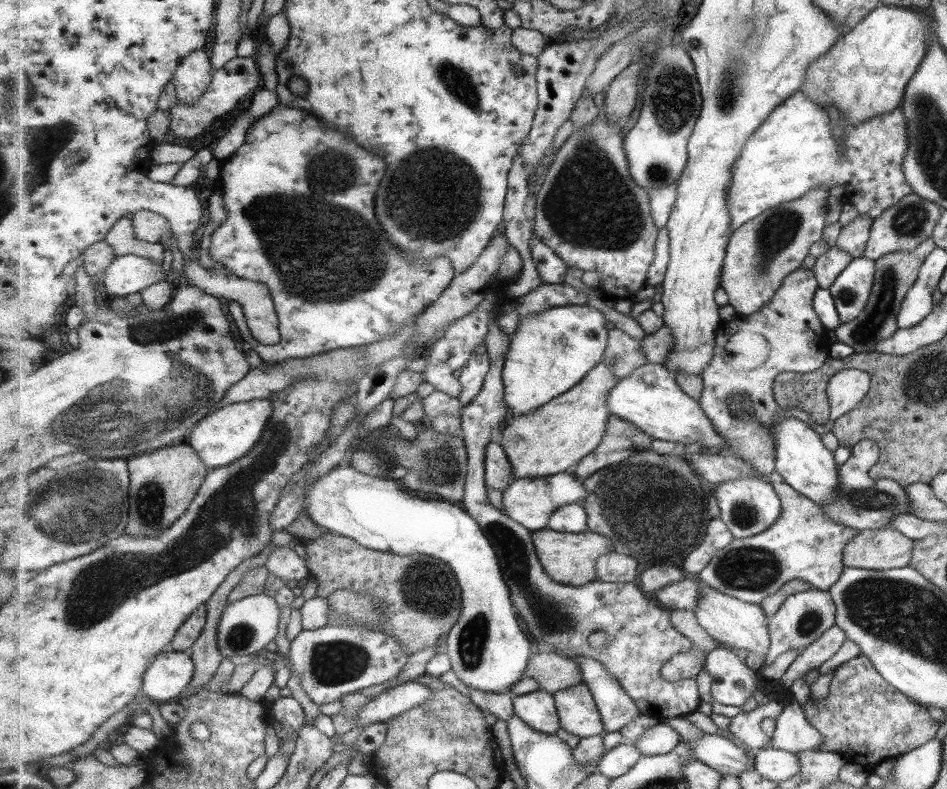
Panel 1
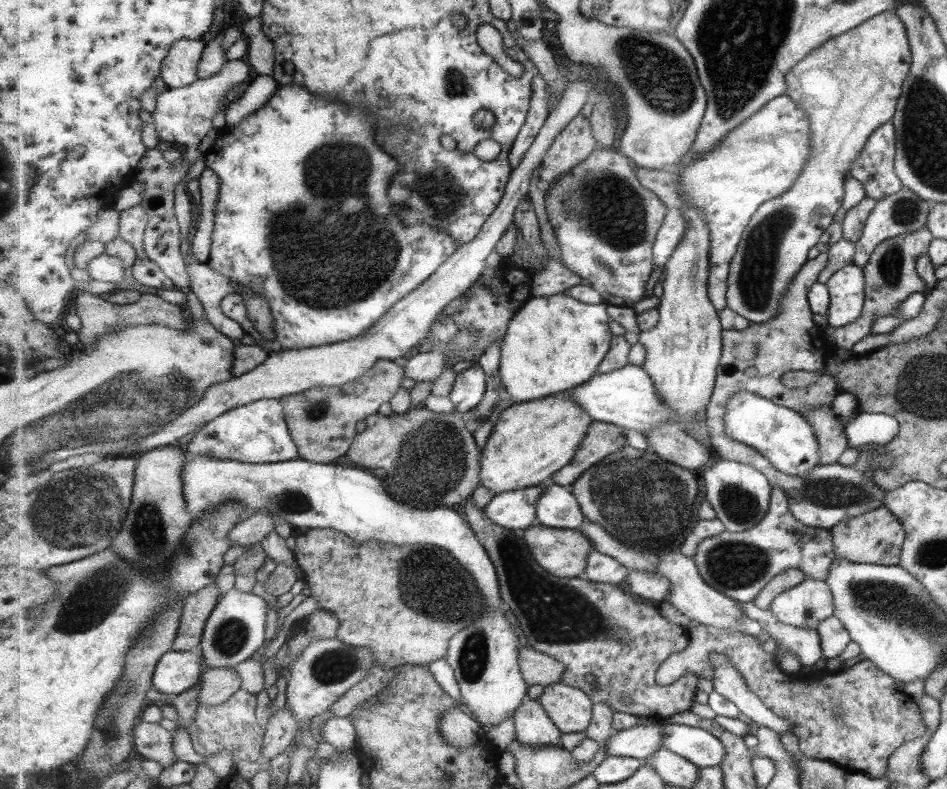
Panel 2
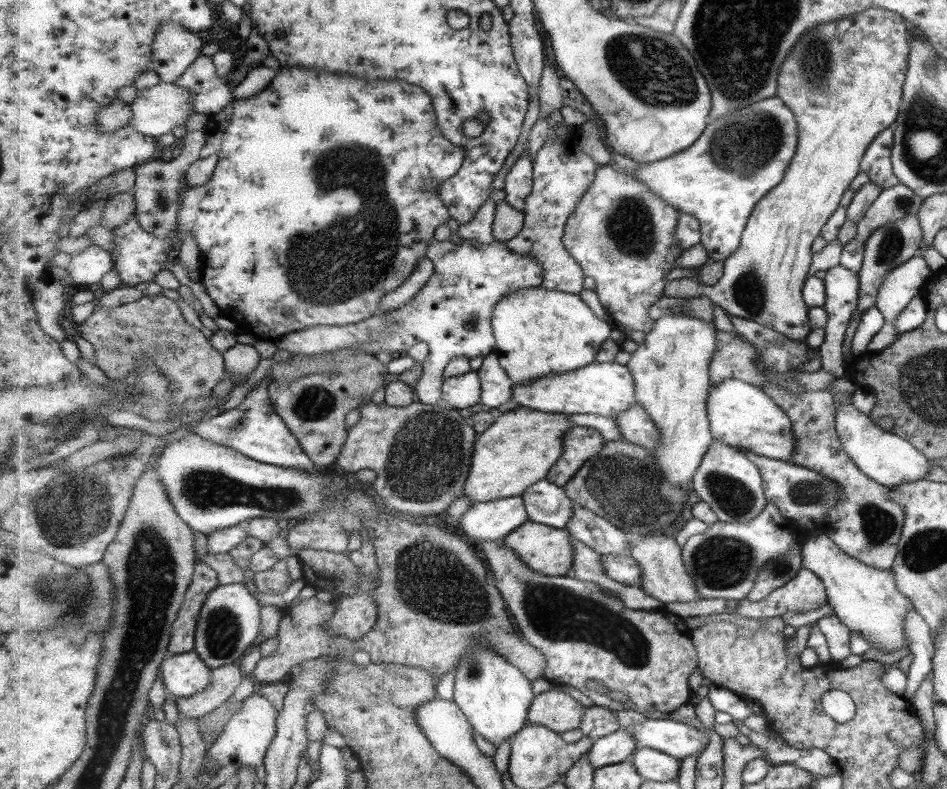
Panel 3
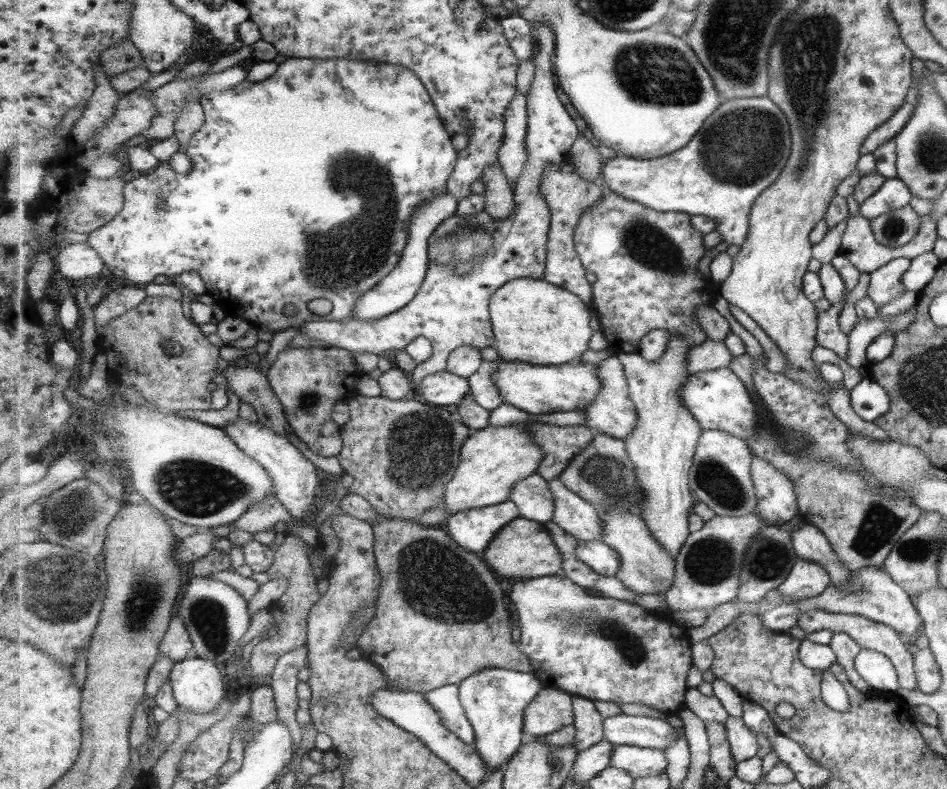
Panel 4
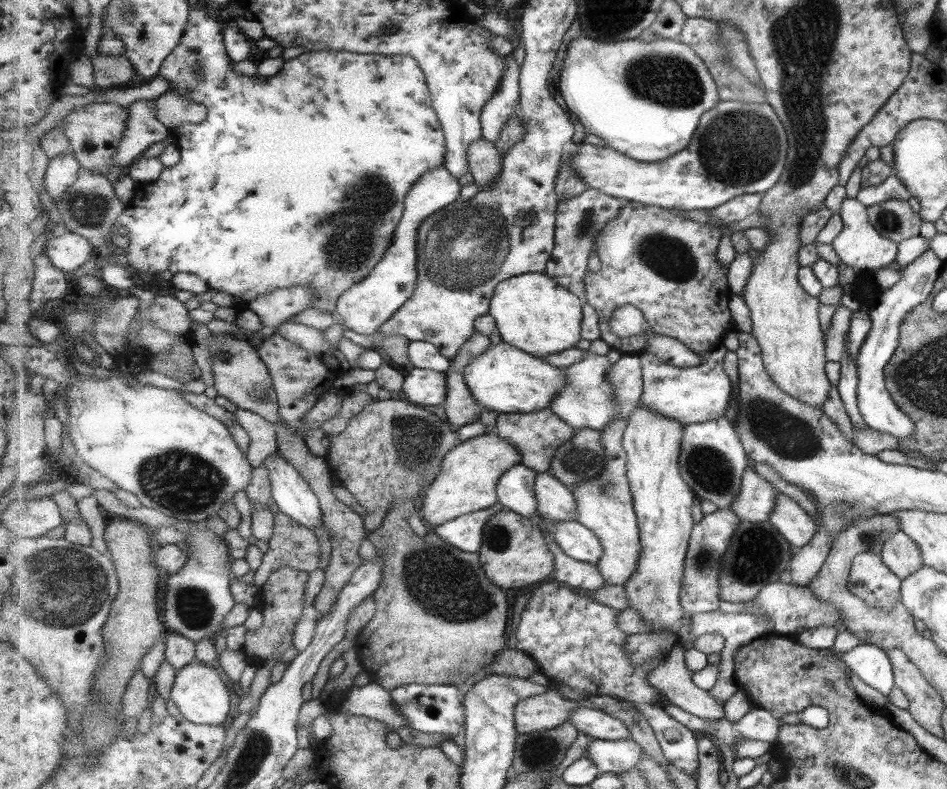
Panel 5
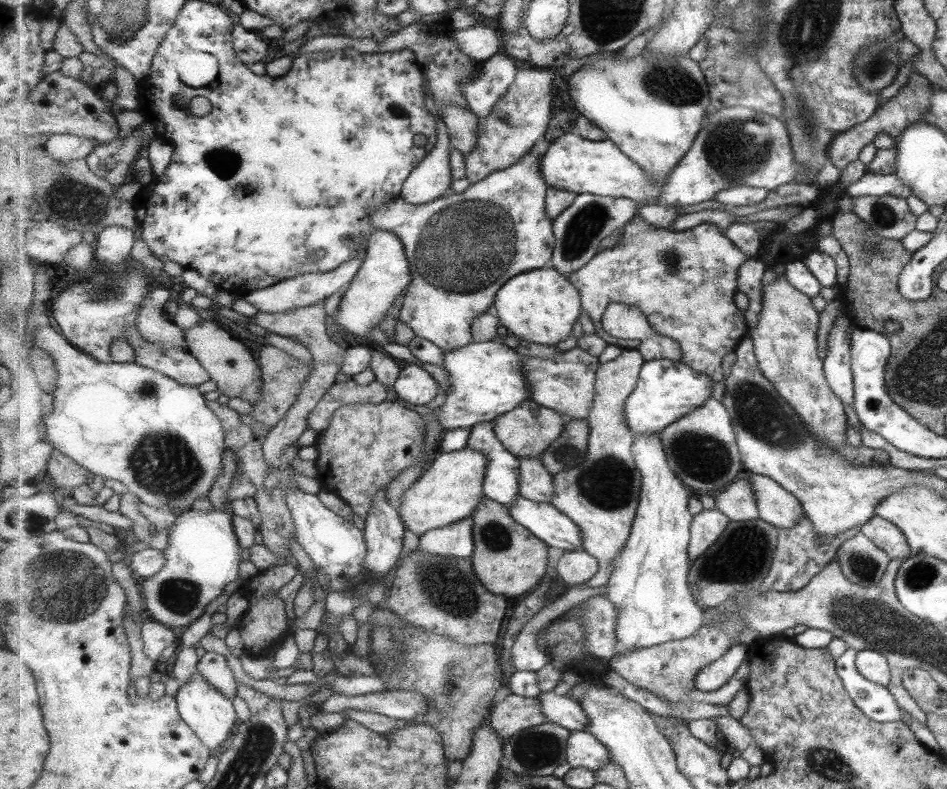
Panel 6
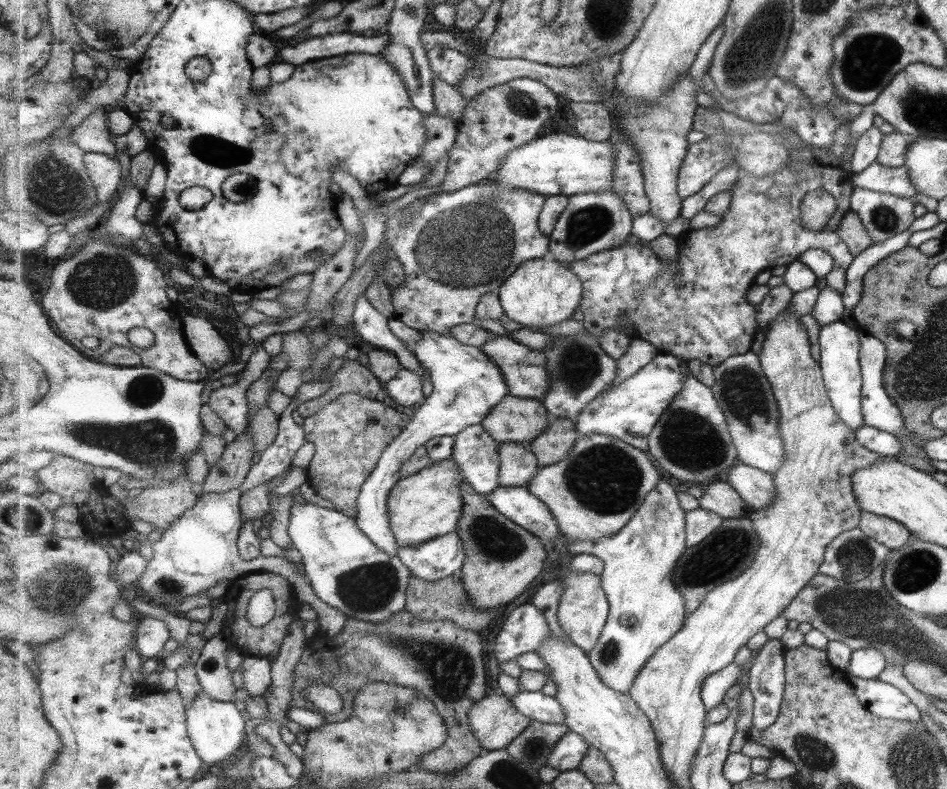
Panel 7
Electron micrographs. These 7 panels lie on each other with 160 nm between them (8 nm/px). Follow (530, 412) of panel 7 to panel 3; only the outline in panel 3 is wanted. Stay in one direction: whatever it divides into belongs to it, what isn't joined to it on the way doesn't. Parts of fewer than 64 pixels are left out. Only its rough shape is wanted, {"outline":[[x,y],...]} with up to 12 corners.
{"outline":[[574,426],[547,480],[565,487],[606,447],[599,429]]}

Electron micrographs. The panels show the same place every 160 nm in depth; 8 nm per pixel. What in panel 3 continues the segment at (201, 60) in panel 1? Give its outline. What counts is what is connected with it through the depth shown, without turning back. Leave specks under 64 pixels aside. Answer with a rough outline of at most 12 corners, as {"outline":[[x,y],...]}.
{"outline":[[166,20],[151,70],[177,83],[201,56],[203,39]]}

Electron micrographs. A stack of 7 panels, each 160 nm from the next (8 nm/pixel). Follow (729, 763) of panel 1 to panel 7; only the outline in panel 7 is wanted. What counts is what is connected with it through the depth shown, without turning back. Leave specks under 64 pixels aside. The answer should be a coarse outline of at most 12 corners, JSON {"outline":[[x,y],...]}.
{"outline":[[521,690],[515,706],[533,721],[565,725],[566,710],[555,696]]}

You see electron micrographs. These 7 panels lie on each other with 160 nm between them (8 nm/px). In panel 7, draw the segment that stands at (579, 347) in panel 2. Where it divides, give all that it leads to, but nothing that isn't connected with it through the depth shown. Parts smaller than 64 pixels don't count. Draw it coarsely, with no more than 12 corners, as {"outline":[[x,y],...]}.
{"outline":[[524,262],[498,292],[504,315],[541,331],[574,319],[581,278]]}

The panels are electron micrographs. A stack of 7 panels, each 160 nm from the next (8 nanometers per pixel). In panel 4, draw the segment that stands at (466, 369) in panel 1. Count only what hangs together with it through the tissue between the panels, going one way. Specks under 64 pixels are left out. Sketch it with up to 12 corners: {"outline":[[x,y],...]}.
{"outline":[[444,370],[428,376],[416,396],[439,407],[458,406],[468,378]]}

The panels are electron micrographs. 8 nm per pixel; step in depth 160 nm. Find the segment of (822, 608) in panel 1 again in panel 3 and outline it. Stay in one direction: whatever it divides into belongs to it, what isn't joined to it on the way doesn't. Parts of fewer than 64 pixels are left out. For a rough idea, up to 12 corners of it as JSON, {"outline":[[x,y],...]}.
{"outline":[[805,566],[769,598],[739,600],[750,619],[809,612],[828,602],[822,580]]}

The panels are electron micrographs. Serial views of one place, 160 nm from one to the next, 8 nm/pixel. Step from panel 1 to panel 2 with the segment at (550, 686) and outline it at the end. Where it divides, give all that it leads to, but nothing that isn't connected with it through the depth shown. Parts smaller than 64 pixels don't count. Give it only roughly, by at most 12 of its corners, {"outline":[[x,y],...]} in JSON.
{"outline":[[528,644],[520,650],[530,685],[561,683],[566,664]]}

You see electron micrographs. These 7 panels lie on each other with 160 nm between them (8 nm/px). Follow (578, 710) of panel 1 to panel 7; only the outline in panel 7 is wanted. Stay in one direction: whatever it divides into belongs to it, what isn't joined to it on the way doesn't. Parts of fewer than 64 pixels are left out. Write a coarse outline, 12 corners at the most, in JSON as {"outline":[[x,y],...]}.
{"outline":[[497,692],[471,710],[488,752],[508,749],[533,722]]}

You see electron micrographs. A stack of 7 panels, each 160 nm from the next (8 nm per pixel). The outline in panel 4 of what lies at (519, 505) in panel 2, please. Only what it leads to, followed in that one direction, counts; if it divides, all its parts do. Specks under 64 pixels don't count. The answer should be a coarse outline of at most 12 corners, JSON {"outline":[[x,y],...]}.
{"outline":[[518,504],[459,511],[447,518],[449,534],[469,552],[485,552]]}

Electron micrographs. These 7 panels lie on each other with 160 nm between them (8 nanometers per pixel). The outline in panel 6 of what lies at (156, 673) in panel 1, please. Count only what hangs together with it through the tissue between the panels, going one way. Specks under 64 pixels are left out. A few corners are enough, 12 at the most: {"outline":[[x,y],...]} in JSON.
{"outline":[[201,674],[175,697],[183,720],[219,754],[237,712]]}

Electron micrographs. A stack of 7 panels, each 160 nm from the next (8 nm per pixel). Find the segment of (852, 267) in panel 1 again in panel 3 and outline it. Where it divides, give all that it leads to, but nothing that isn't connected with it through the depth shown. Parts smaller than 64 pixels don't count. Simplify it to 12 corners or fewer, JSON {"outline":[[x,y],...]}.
{"outline":[[825,271],[821,369],[845,376],[843,338],[857,307],[855,273]]}

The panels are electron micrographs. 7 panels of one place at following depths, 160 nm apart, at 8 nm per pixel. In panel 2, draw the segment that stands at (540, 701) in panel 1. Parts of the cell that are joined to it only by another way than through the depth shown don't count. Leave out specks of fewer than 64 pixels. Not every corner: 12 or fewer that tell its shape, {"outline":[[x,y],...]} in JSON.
{"outline":[[539,700],[514,710],[517,739],[557,745],[562,730]]}

